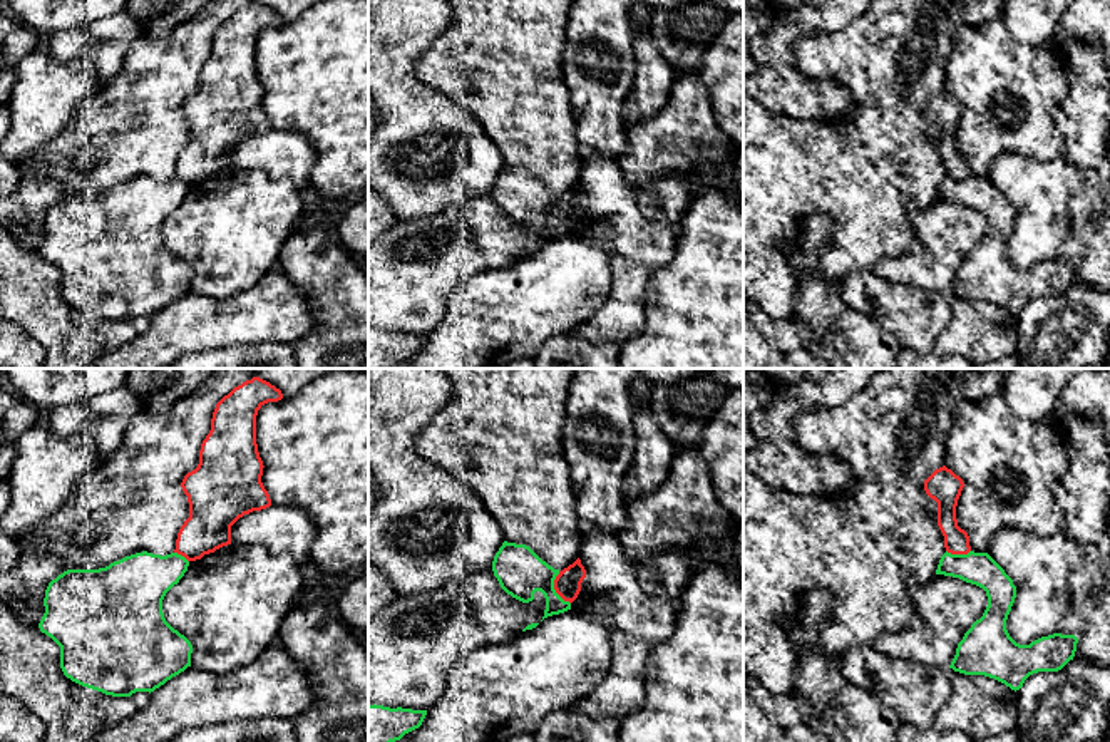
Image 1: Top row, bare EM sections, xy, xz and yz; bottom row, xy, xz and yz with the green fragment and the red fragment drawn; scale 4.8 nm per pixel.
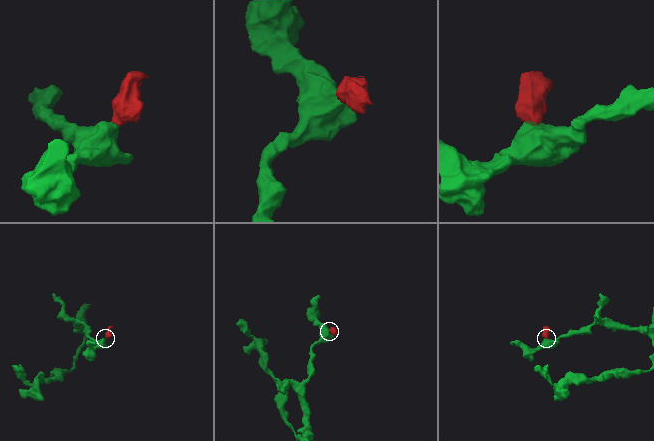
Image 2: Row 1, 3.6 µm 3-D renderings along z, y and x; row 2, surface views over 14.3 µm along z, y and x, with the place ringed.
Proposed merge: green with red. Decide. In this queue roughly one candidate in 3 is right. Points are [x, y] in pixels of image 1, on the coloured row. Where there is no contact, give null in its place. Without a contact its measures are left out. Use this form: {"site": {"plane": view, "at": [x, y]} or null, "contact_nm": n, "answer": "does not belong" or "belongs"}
{"site": {"plane": "xz", "at": [553, 588]}, "contact_nm": 170, "answer": "does not belong"}

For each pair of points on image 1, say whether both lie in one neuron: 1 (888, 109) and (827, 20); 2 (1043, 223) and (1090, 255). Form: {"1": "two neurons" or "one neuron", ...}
{"1": "two neurons", "2": "two neurons"}

